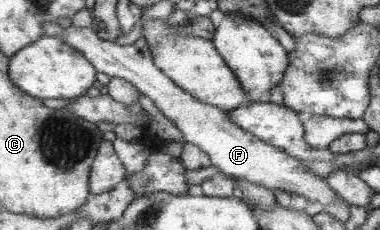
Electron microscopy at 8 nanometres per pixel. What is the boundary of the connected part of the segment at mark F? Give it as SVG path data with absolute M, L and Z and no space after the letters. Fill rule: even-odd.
M71 25L63 28L58 37L65 44L72 45L73 48L84 53L103 74L111 78L128 80L129 83L136 85L140 92L147 95L159 111L173 122L173 125L181 132L184 142L197 146L205 152L209 156L211 165L217 167L221 173L259 184L272 192L283 191L303 196L309 203L321 203L324 209L339 198L333 193L325 178L311 172L303 162L288 156L283 149L276 148L275 145L268 144L235 125L230 118L229 111L205 104L184 88L177 86L177 83L157 68L155 57L149 51L143 34L131 45L119 45L115 41L102 39L93 26Z

